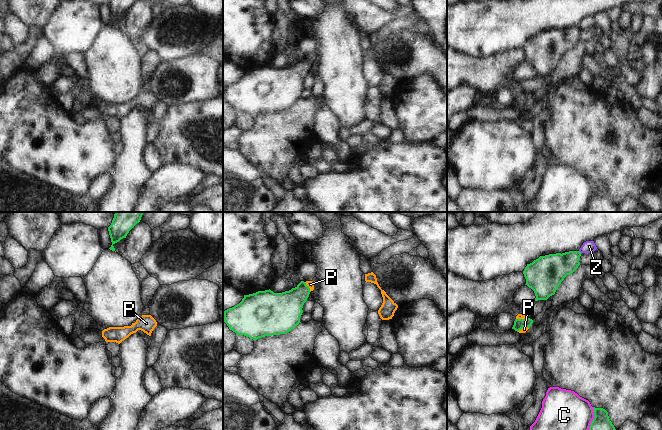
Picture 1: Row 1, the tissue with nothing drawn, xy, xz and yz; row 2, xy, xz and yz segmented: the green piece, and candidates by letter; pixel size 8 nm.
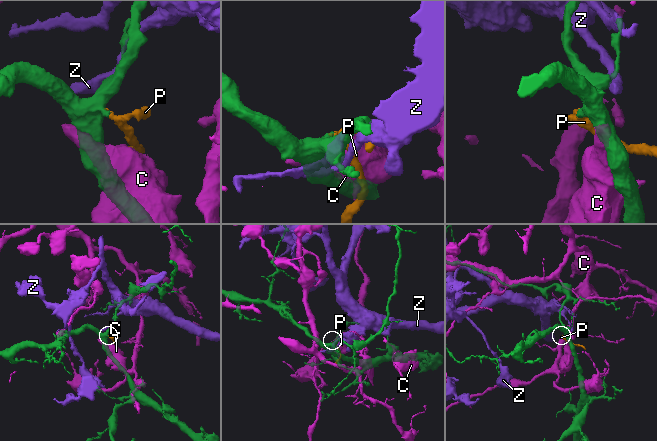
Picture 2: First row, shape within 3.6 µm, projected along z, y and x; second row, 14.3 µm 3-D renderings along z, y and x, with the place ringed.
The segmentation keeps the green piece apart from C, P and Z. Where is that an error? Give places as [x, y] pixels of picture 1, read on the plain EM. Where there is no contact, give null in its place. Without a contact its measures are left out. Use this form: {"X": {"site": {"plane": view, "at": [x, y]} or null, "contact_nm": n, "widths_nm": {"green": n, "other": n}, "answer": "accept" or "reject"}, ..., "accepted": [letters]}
{"C": {"site": {"plane": "yz", "at": [592, 197]}, "contact_nm": 240, "widths_nm": {"green": 240, "other": 420}, "answer": "reject"}, "P": {"site": {"plane": "xz", "at": [308, 63]}, "contact_nm": 90, "widths_nm": {"green": 260, "other": 60}, "answer": "accept"}, "Z": {"site": {"plane": "yz", "at": [579, 28]}, "contact_nm": 40, "widths_nm": {"green": 240, "other": 100}, "answer": "reject"}, "accepted": ["P"]}

